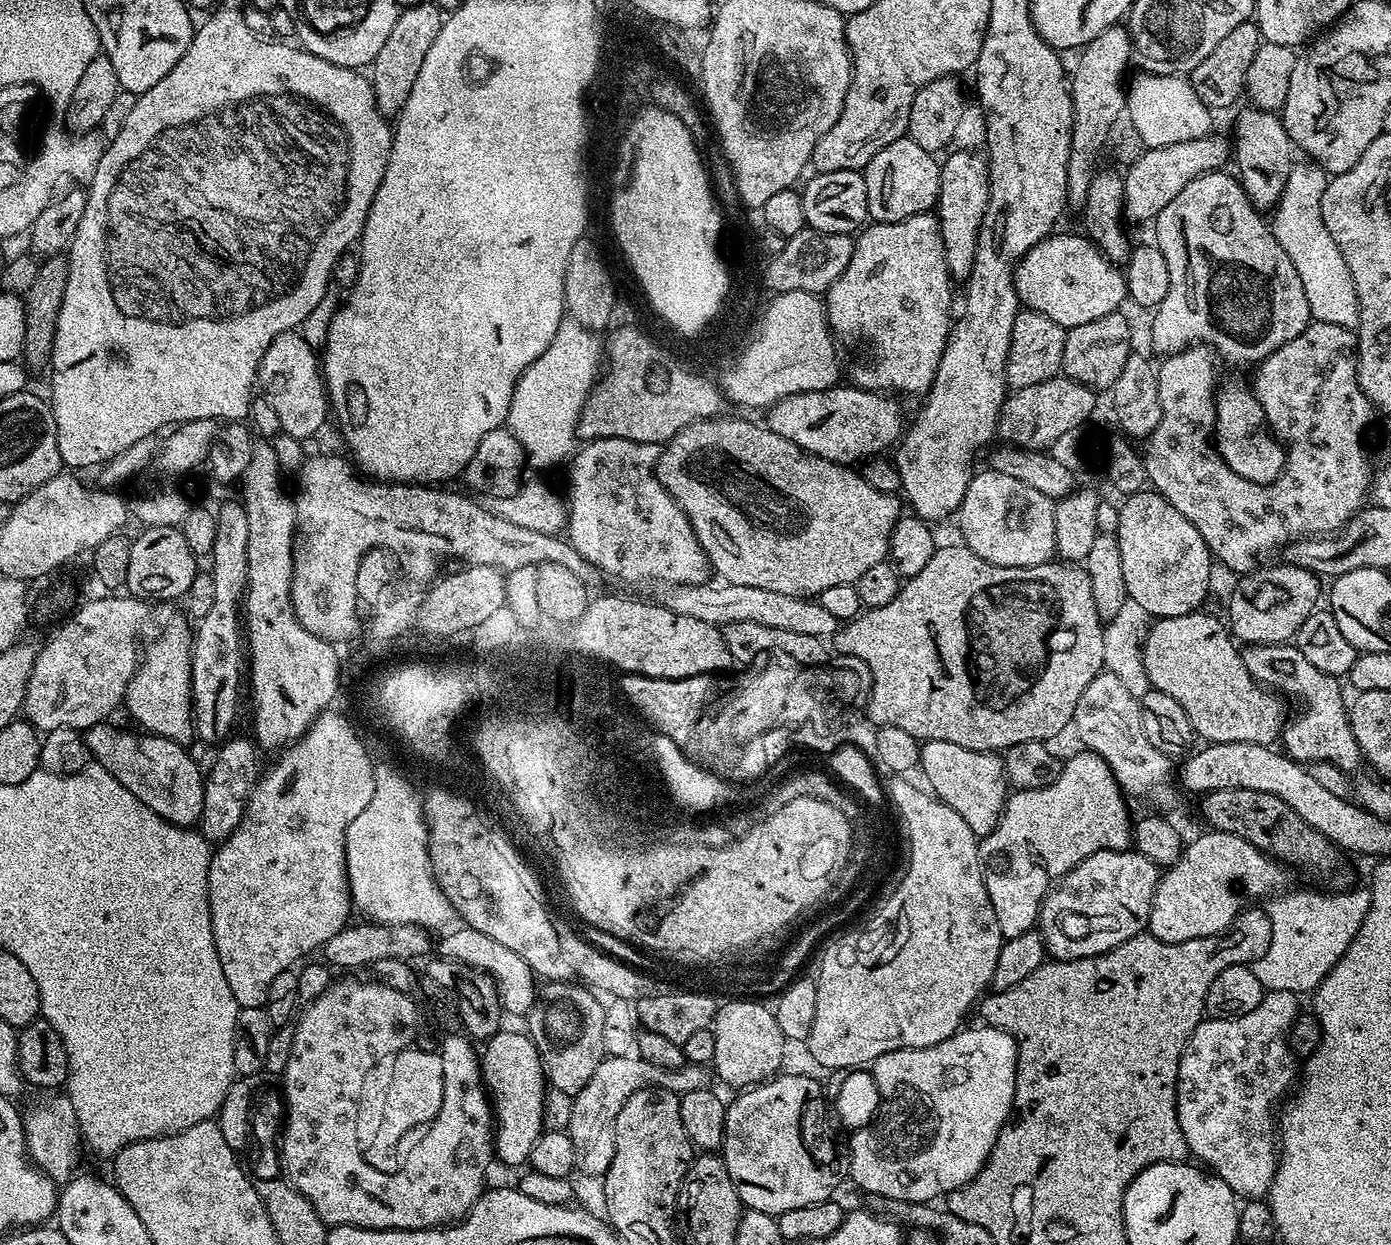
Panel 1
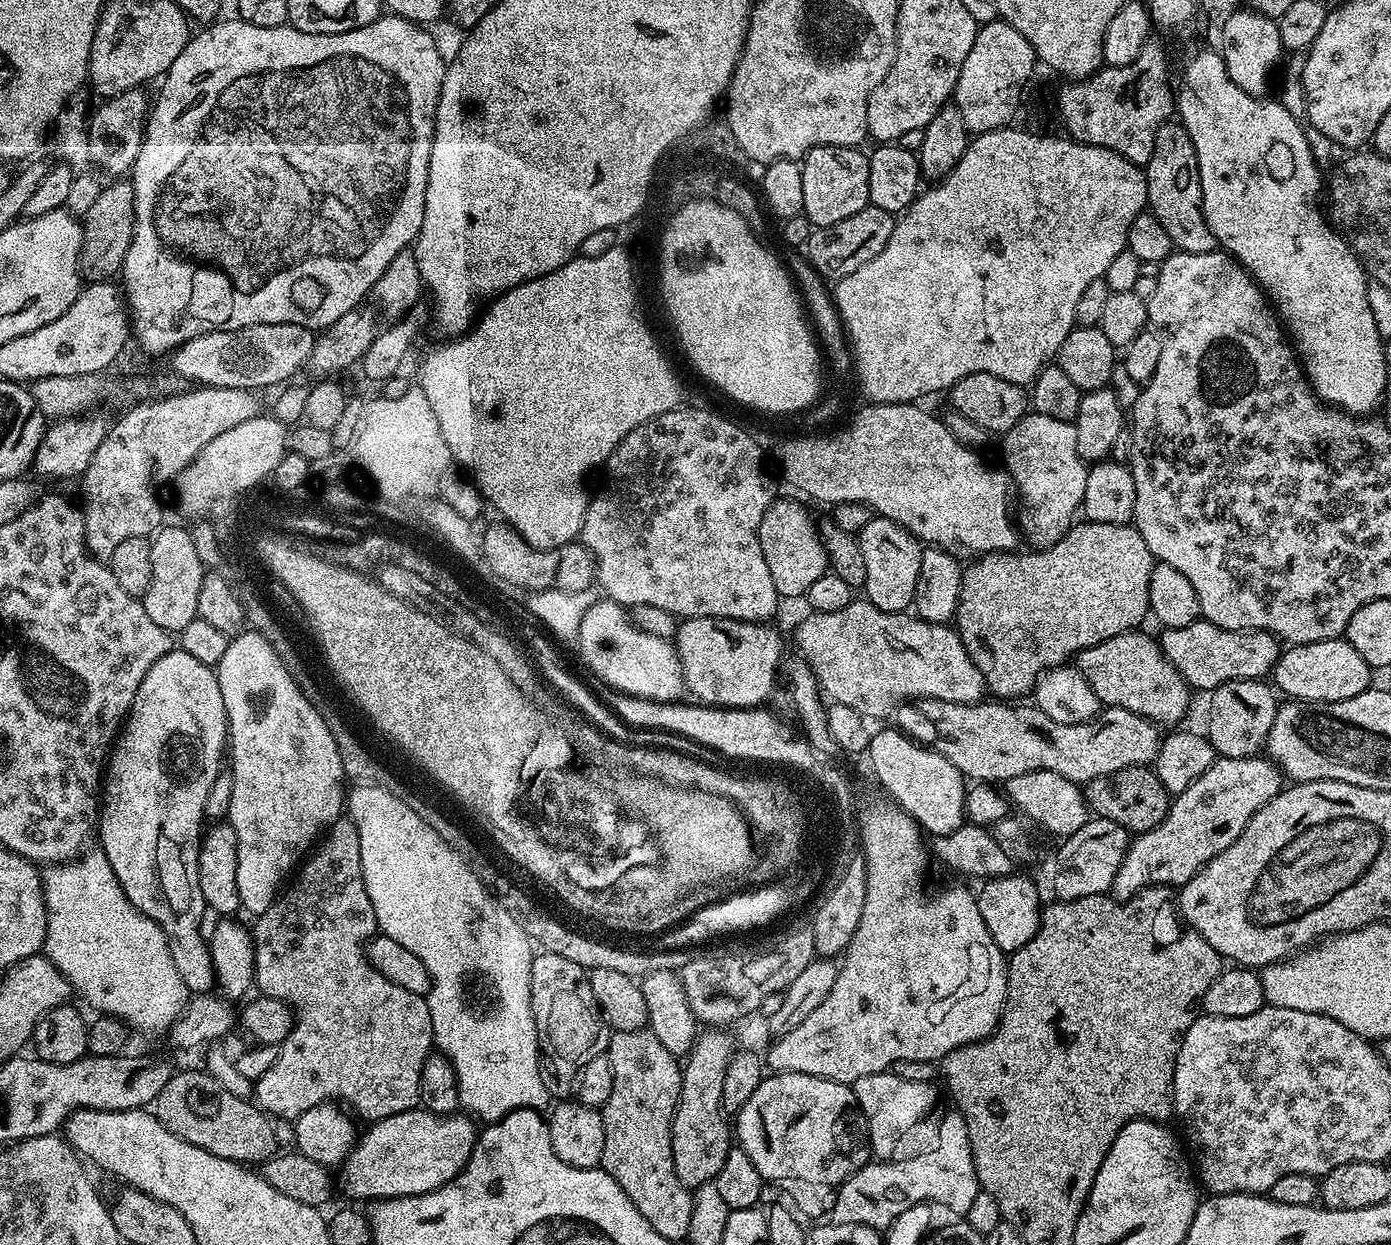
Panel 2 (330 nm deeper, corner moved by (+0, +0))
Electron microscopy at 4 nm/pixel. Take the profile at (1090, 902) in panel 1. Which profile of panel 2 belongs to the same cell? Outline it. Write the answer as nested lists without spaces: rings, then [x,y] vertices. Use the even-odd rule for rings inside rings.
[[[1257,754],[1246,758],[1219,757],[1202,778],[1190,782],[1184,792],[1175,793],[1166,818],[1157,828],[1139,833],[1129,843],[1126,858],[1114,874],[1113,900],[1128,900],[1144,888],[1182,886],[1199,868],[1222,854],[1242,830],[1246,822],[1270,798],[1282,790],[1282,773],[1271,759]]]

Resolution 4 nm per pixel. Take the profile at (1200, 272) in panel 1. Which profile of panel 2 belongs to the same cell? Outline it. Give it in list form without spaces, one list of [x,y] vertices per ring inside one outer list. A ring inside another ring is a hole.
[[[1179,122],[1163,124],[1154,138],[1154,154],[1146,166],[1148,177],[1147,207],[1162,222],[1166,234],[1170,234],[1173,249],[1182,252],[1210,252],[1217,247],[1214,234],[1210,234],[1210,226],[1206,226],[1206,218],[1202,210],[1202,182],[1198,178],[1198,154],[1194,154],[1194,142],[1190,142],[1190,134],[1186,134],[1184,125]]]

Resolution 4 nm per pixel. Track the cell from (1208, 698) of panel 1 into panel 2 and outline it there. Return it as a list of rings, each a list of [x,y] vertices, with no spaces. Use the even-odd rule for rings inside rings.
[[[1133,630],[1130,632],[1123,632],[1118,634],[1114,638],[1106,638],[1106,642],[1098,642],[1098,646],[1090,646],[1086,650],[1082,650],[1074,658],[1074,667],[1082,674],[1082,678],[1086,678],[1086,682],[1090,686],[1090,690],[1094,690],[1094,694],[1100,699],[1101,705],[1109,708],[1121,708],[1122,710],[1130,710],[1134,714],[1144,716],[1147,720],[1152,721],[1157,726],[1165,726],[1164,724],[1172,724],[1168,726],[1176,726],[1180,719],[1188,712],[1188,695],[1190,695],[1190,689],[1187,682],[1182,678],[1182,674],[1178,674],[1178,670],[1175,666],[1168,661],[1164,656],[1164,652],[1159,646],[1159,643],[1155,639],[1152,640],[1144,633],[1144,630]]]

